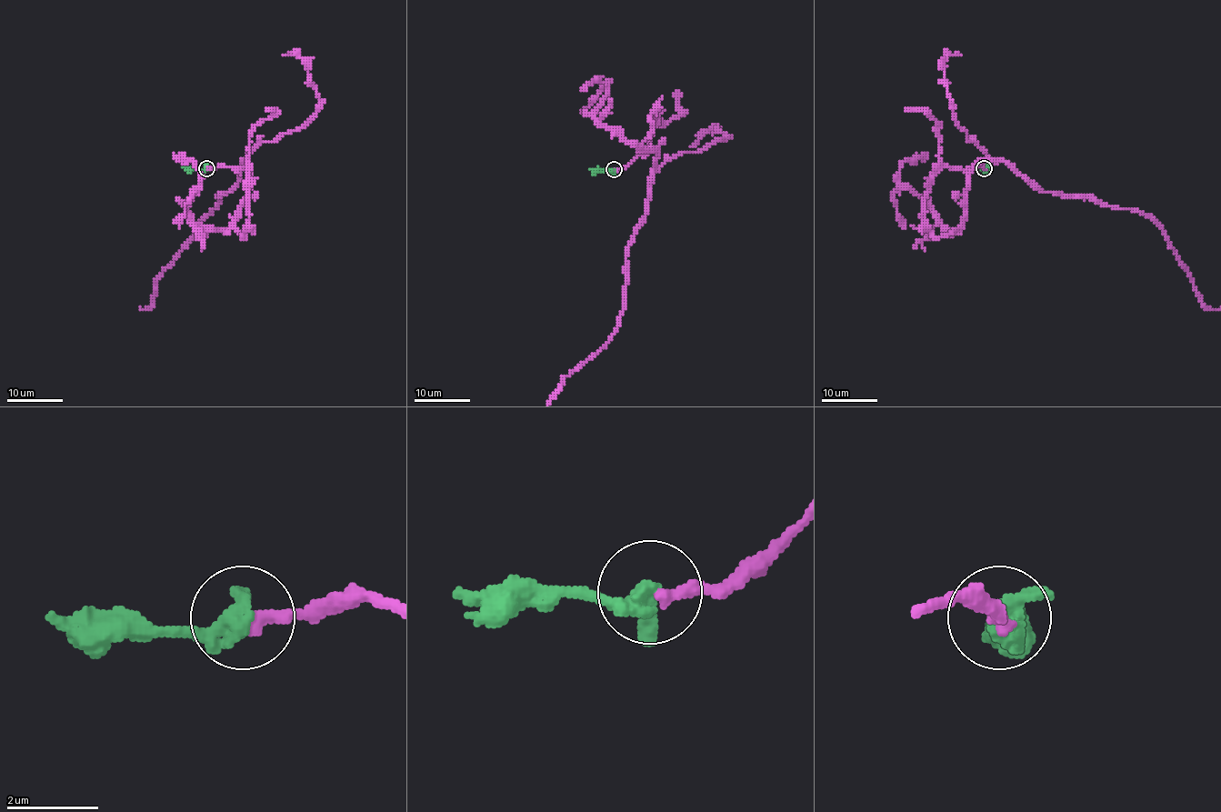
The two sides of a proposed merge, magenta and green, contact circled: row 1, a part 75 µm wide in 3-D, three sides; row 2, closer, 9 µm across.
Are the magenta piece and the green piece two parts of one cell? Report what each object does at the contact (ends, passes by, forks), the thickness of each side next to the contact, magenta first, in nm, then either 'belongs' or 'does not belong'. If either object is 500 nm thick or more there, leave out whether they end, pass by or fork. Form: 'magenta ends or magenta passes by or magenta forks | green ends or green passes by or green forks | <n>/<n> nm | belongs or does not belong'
magenta ends | green passes by | 280/320 nm | belongs

